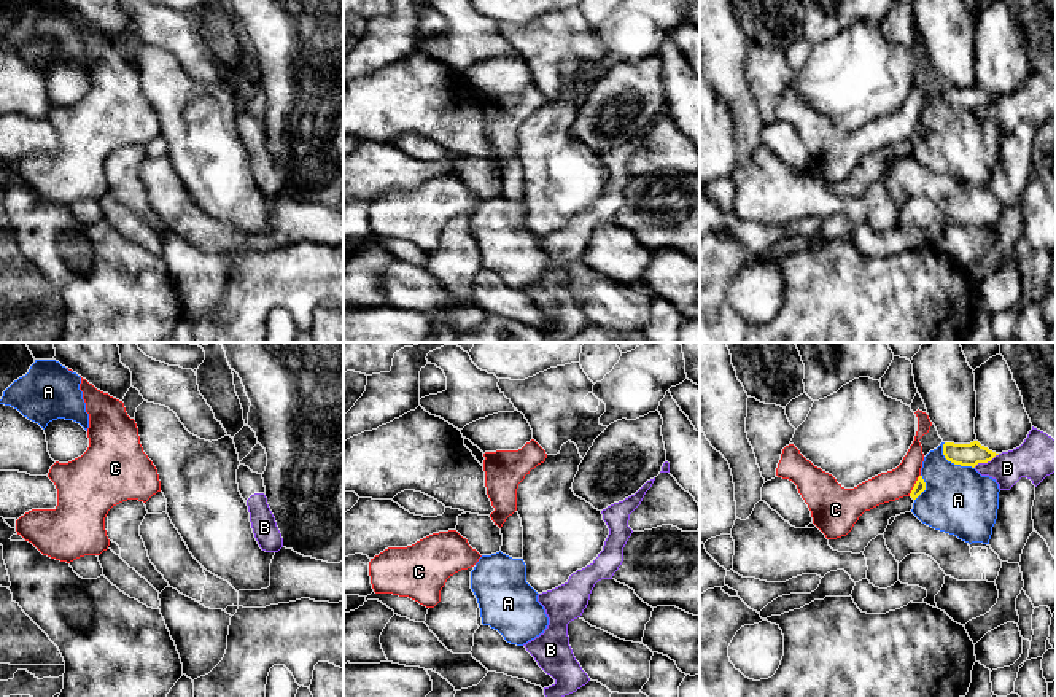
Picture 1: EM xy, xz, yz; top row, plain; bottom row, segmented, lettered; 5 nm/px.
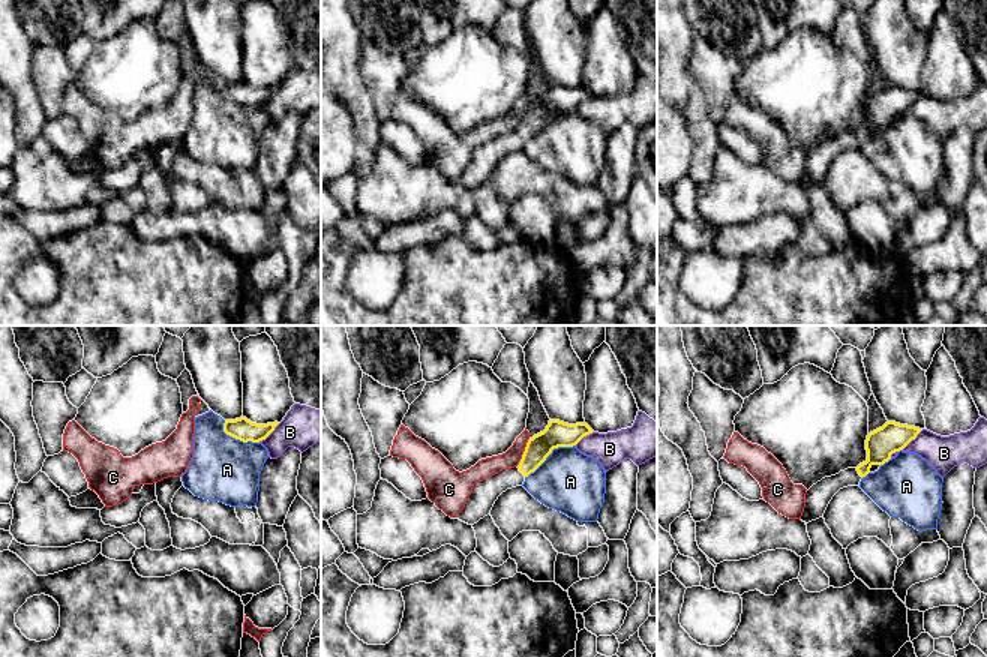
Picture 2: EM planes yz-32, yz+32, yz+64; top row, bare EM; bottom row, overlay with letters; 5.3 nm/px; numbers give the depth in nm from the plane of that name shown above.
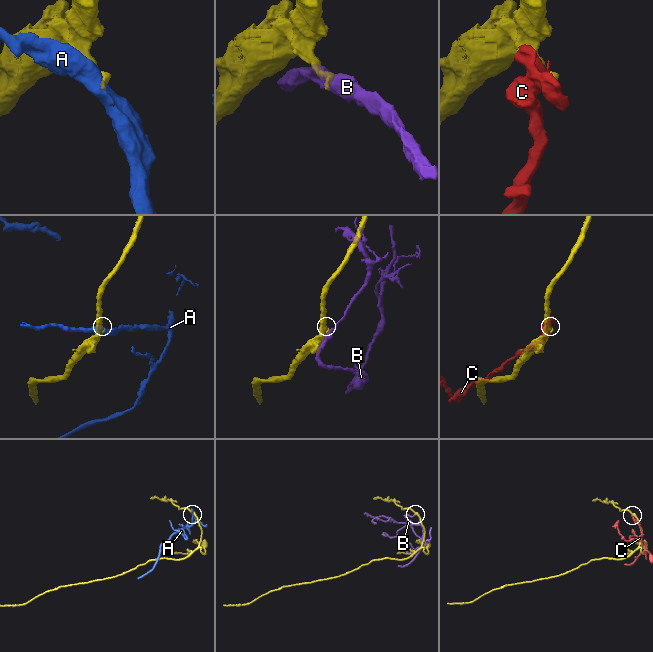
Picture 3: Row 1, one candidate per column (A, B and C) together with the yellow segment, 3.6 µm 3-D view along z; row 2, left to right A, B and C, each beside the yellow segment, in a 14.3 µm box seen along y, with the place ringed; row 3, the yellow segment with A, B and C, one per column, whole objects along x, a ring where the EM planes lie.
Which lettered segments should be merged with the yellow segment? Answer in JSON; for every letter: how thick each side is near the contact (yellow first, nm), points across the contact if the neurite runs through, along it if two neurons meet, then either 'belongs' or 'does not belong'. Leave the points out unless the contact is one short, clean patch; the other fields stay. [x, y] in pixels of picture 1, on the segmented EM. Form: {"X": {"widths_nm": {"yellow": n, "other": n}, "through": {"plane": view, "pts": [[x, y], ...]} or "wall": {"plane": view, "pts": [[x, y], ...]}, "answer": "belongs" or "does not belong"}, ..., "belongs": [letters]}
{"A": {"widths_nm": {"yellow": 120, "other": 340}, "answer": "does not belong"}, "B": {"widths_nm": {"yellow": 120, "other": 200}, "answer": "does not belong"}, "C": {"widths_nm": {"yellow": 60, "other": 150}, "wall": {"plane": "yz", "pts": [[920, 475], [908, 495]]}, "answer": "does not belong"}, "belongs": []}

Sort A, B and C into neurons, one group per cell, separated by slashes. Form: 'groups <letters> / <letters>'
groups A / B / C

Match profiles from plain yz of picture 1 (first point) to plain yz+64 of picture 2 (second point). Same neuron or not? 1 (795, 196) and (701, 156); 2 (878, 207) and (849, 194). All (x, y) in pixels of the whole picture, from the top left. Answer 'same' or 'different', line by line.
1: different
2: different

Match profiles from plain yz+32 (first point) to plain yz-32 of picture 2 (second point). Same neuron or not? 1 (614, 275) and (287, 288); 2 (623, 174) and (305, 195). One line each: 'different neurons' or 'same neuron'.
1: different neurons
2: different neurons

